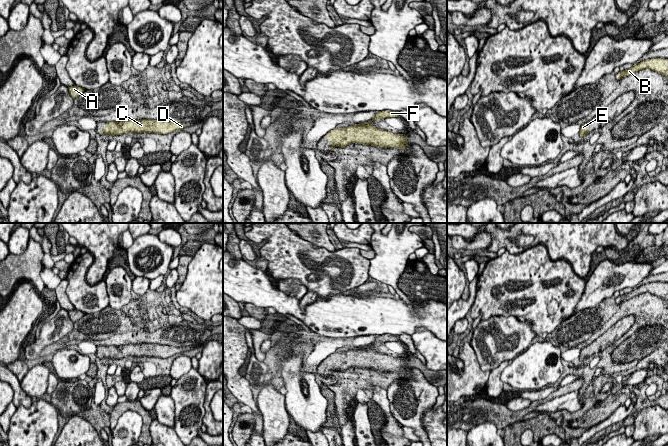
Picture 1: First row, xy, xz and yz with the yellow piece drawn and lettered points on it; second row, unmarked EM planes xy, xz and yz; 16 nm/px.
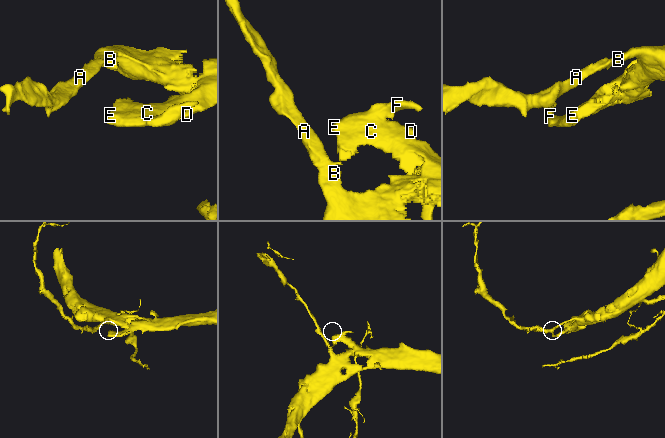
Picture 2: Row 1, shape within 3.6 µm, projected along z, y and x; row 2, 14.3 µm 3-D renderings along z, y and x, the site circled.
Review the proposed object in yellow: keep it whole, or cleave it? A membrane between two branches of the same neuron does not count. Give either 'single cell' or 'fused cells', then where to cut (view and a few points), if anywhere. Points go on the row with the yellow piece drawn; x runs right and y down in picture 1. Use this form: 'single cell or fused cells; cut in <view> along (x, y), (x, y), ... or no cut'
single cell; no cut

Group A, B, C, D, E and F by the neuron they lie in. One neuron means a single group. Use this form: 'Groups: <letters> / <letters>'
Groups: A B C D E F

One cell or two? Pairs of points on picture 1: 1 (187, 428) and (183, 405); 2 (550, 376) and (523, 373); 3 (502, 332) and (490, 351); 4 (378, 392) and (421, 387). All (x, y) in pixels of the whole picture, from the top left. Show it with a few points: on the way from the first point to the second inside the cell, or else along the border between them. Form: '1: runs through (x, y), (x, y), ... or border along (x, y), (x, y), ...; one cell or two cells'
1: runs through (187, 422), (187, 411); one cell
2: runs through (543, 373), (530, 373); one cell
3: runs through (499, 337), (492, 346); one cell
4: border along (386, 390), (389, 409), (392, 414); two cells

